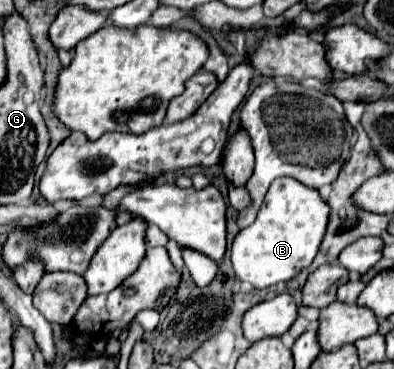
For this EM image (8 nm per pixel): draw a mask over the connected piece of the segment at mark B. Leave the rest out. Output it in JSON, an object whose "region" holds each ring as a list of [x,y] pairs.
{"region":[[[292,177],[272,181],[256,221],[240,229],[232,243],[232,267],[240,281],[252,283],[256,289],[266,289],[280,281],[290,281],[302,267],[308,267],[320,247],[326,231],[328,207],[316,189],[298,183]]]}

